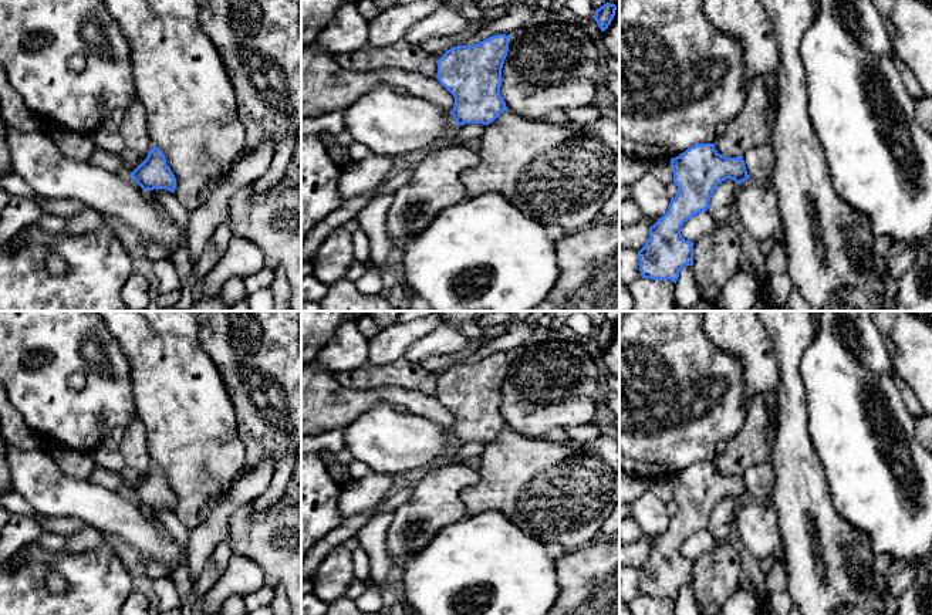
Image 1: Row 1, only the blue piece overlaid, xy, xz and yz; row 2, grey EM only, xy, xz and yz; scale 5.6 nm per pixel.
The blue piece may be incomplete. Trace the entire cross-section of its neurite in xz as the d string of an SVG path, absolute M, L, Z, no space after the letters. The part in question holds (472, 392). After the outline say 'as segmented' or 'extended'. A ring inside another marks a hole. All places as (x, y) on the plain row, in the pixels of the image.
M497 352L473 364L452 365L436 378L436 396L455 415L450 430L457 443L489 443L507 428L500 403L509 357Z | as segmented

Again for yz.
M696 462L679 474L671 477L673 501L678 511L671 517L666 531L649 545L649 555L645 564L638 570L639 589L642 597L678 599L679 591L685 584L693 584L693 561L681 553L681 545L692 534L706 530L710 516L726 497L733 497L737 503L747 499L749 493L743 474L726 476L716 467L715 462Z | as segmented

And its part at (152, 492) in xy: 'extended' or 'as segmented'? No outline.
as segmented

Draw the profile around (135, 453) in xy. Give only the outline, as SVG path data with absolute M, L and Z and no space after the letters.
M136 415L125 429L124 459L128 467L139 472L148 472L153 463L146 447L146 432L142 420Z

